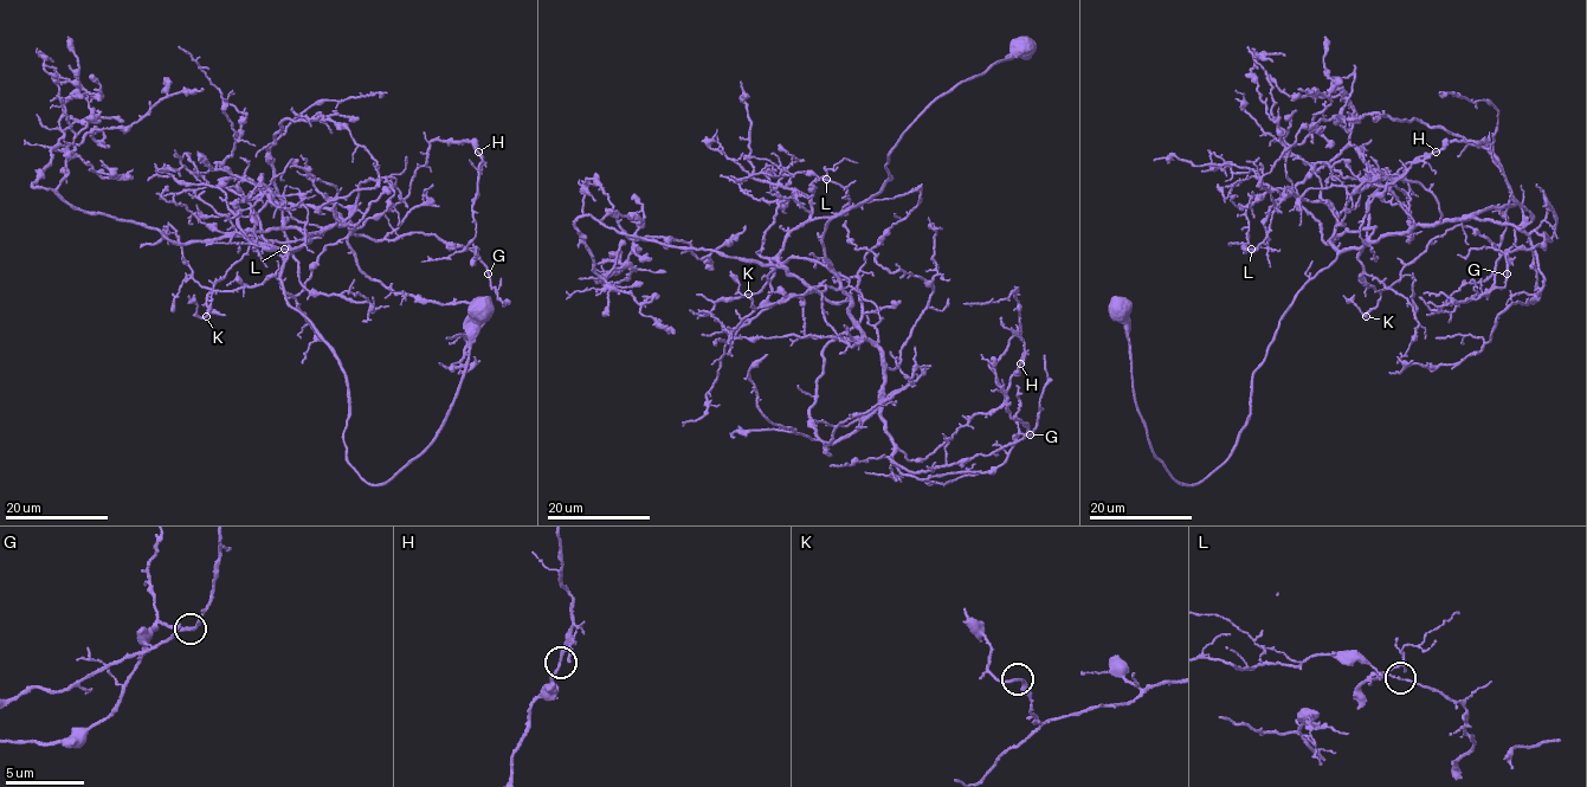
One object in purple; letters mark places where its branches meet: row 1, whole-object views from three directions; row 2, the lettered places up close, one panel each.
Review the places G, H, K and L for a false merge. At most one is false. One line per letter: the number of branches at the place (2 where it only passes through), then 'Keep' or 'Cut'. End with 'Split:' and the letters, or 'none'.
G: Branches: 2. Keep
H: Branches: 2. Keep
K: Branches: 2. Keep
L: Branches: 2. Keep
Split: none

